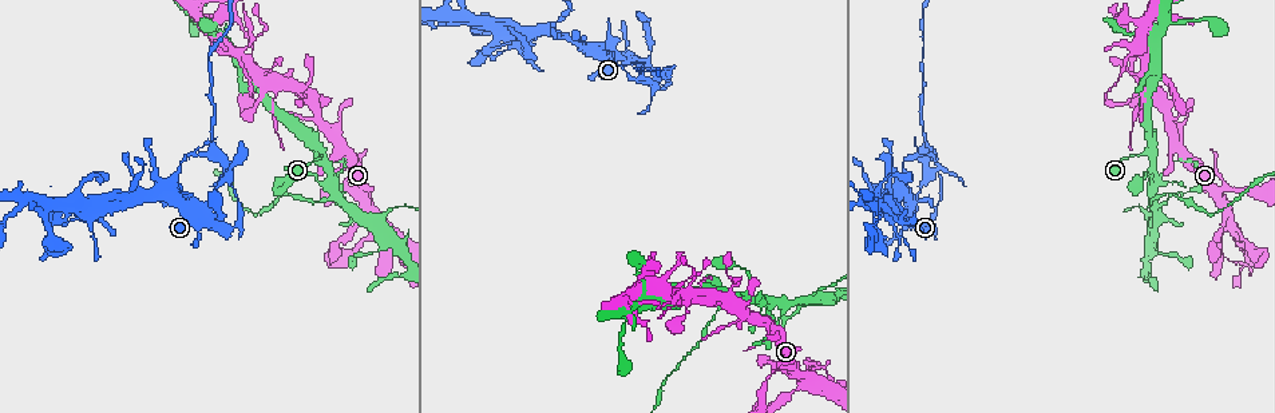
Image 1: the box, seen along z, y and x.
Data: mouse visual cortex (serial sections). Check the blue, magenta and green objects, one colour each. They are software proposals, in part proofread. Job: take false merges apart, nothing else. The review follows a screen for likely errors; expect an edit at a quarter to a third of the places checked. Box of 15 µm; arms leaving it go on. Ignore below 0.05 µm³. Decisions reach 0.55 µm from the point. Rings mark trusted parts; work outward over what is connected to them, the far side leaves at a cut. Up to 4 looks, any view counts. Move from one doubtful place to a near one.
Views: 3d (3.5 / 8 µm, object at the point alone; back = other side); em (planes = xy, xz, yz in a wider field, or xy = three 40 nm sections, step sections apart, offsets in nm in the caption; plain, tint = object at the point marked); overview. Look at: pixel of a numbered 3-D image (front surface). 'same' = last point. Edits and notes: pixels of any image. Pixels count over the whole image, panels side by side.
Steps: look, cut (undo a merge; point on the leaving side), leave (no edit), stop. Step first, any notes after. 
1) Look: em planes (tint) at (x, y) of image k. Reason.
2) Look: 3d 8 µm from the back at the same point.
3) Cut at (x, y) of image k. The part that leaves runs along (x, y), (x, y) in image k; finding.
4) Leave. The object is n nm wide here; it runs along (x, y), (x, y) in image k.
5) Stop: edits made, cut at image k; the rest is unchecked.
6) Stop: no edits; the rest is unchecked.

Look: 3d 8 µm at (816, 367) of image 1. A fork.

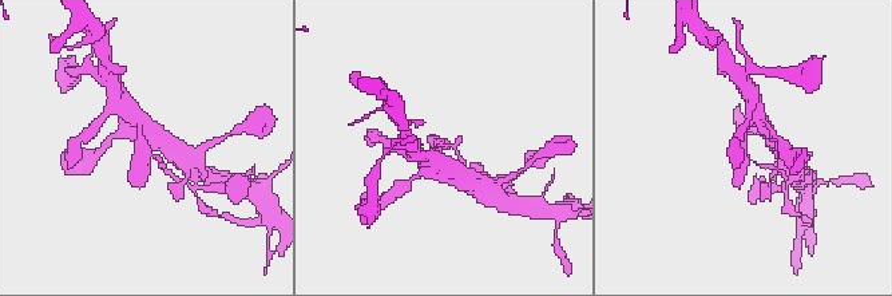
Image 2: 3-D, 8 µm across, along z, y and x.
Look: em xy step 1 (tint) at (745, 153) of image 2.

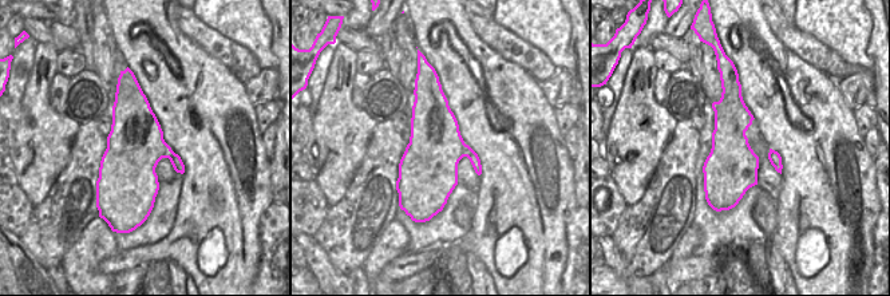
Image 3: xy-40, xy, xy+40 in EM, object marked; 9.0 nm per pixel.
Leave. It runs along (756, 117), (745, 131), (737, 185) in image 2; one cell here.

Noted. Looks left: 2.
Look: 3d 3.5 µm at (209, 225) of image 1. A fork.

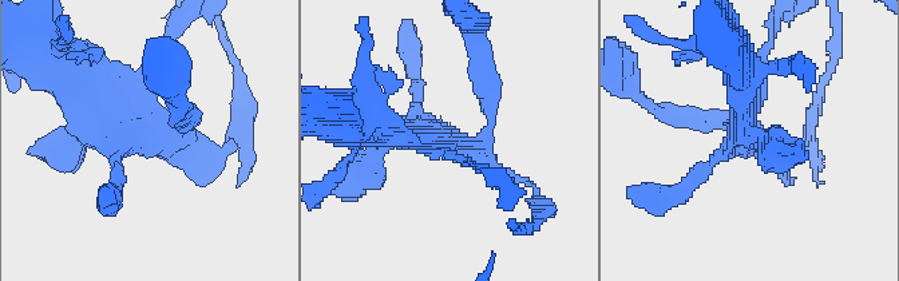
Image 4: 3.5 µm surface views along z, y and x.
Leave. It runs along (383, 141), (476, 145), (490, 131), (486, 83) in image 4; continuous, no second cell.

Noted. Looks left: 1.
Stop: no edits; the rest is unchecked.

